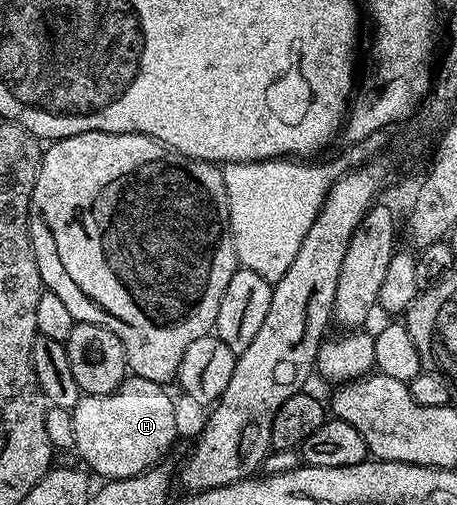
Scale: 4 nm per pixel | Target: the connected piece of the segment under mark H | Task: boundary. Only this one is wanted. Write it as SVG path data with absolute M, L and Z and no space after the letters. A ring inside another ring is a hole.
M131 374L112 393L83 395L72 409L72 430L76 432L73 450L78 451L79 457L83 459L81 462L95 476L103 475L101 478L106 481L136 477L149 467L159 466L165 460L162 458L173 445L174 434L178 431L178 415L174 412L174 403L166 391L169 390L163 384L144 381L139 375Z

